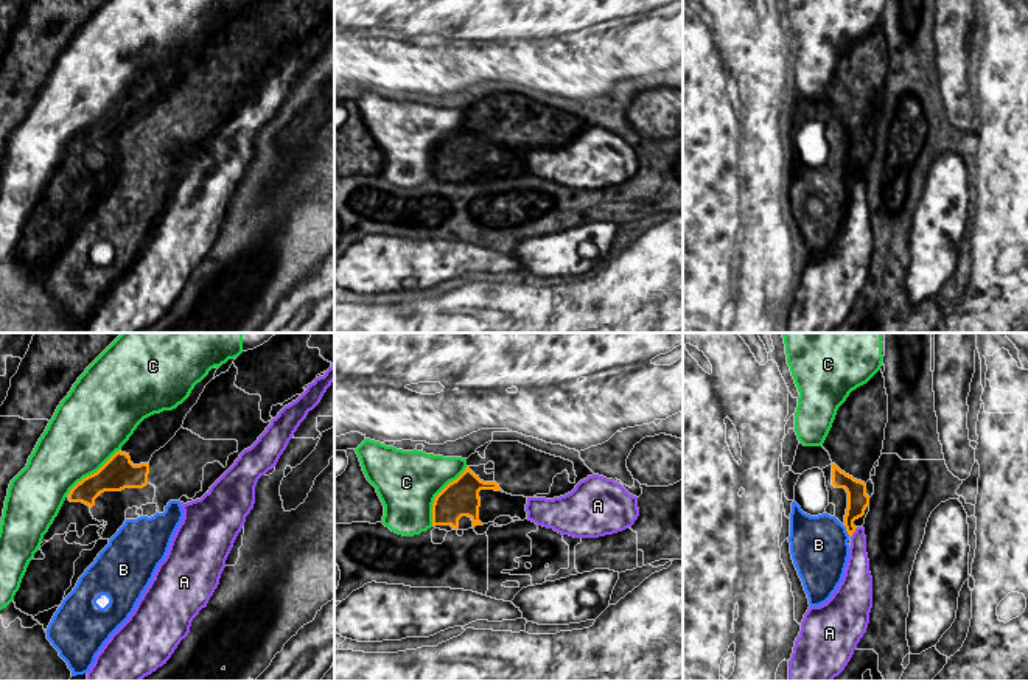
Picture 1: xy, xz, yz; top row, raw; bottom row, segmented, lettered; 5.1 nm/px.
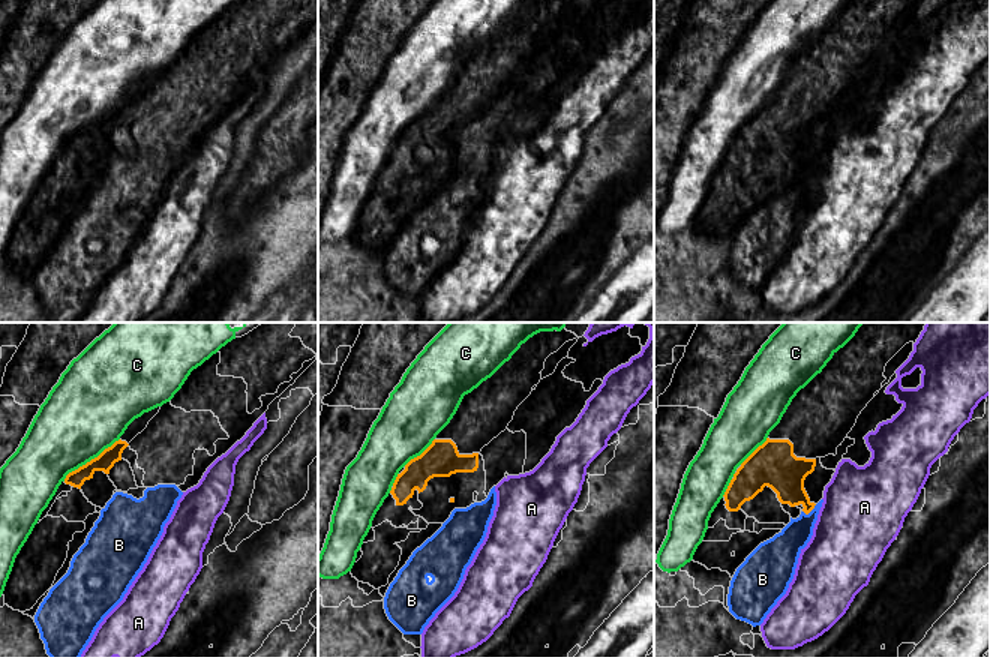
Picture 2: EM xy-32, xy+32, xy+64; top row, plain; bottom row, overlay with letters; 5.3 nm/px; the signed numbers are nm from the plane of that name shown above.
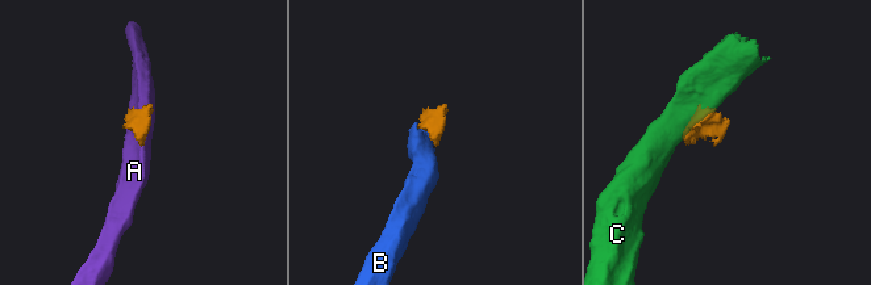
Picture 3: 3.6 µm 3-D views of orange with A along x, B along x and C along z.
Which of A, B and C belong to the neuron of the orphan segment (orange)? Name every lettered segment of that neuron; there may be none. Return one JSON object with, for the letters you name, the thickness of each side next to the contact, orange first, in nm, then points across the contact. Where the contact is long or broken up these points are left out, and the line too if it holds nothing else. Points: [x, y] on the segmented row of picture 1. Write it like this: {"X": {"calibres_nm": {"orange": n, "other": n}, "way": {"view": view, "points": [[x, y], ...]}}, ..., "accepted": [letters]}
{"accepted": []}

